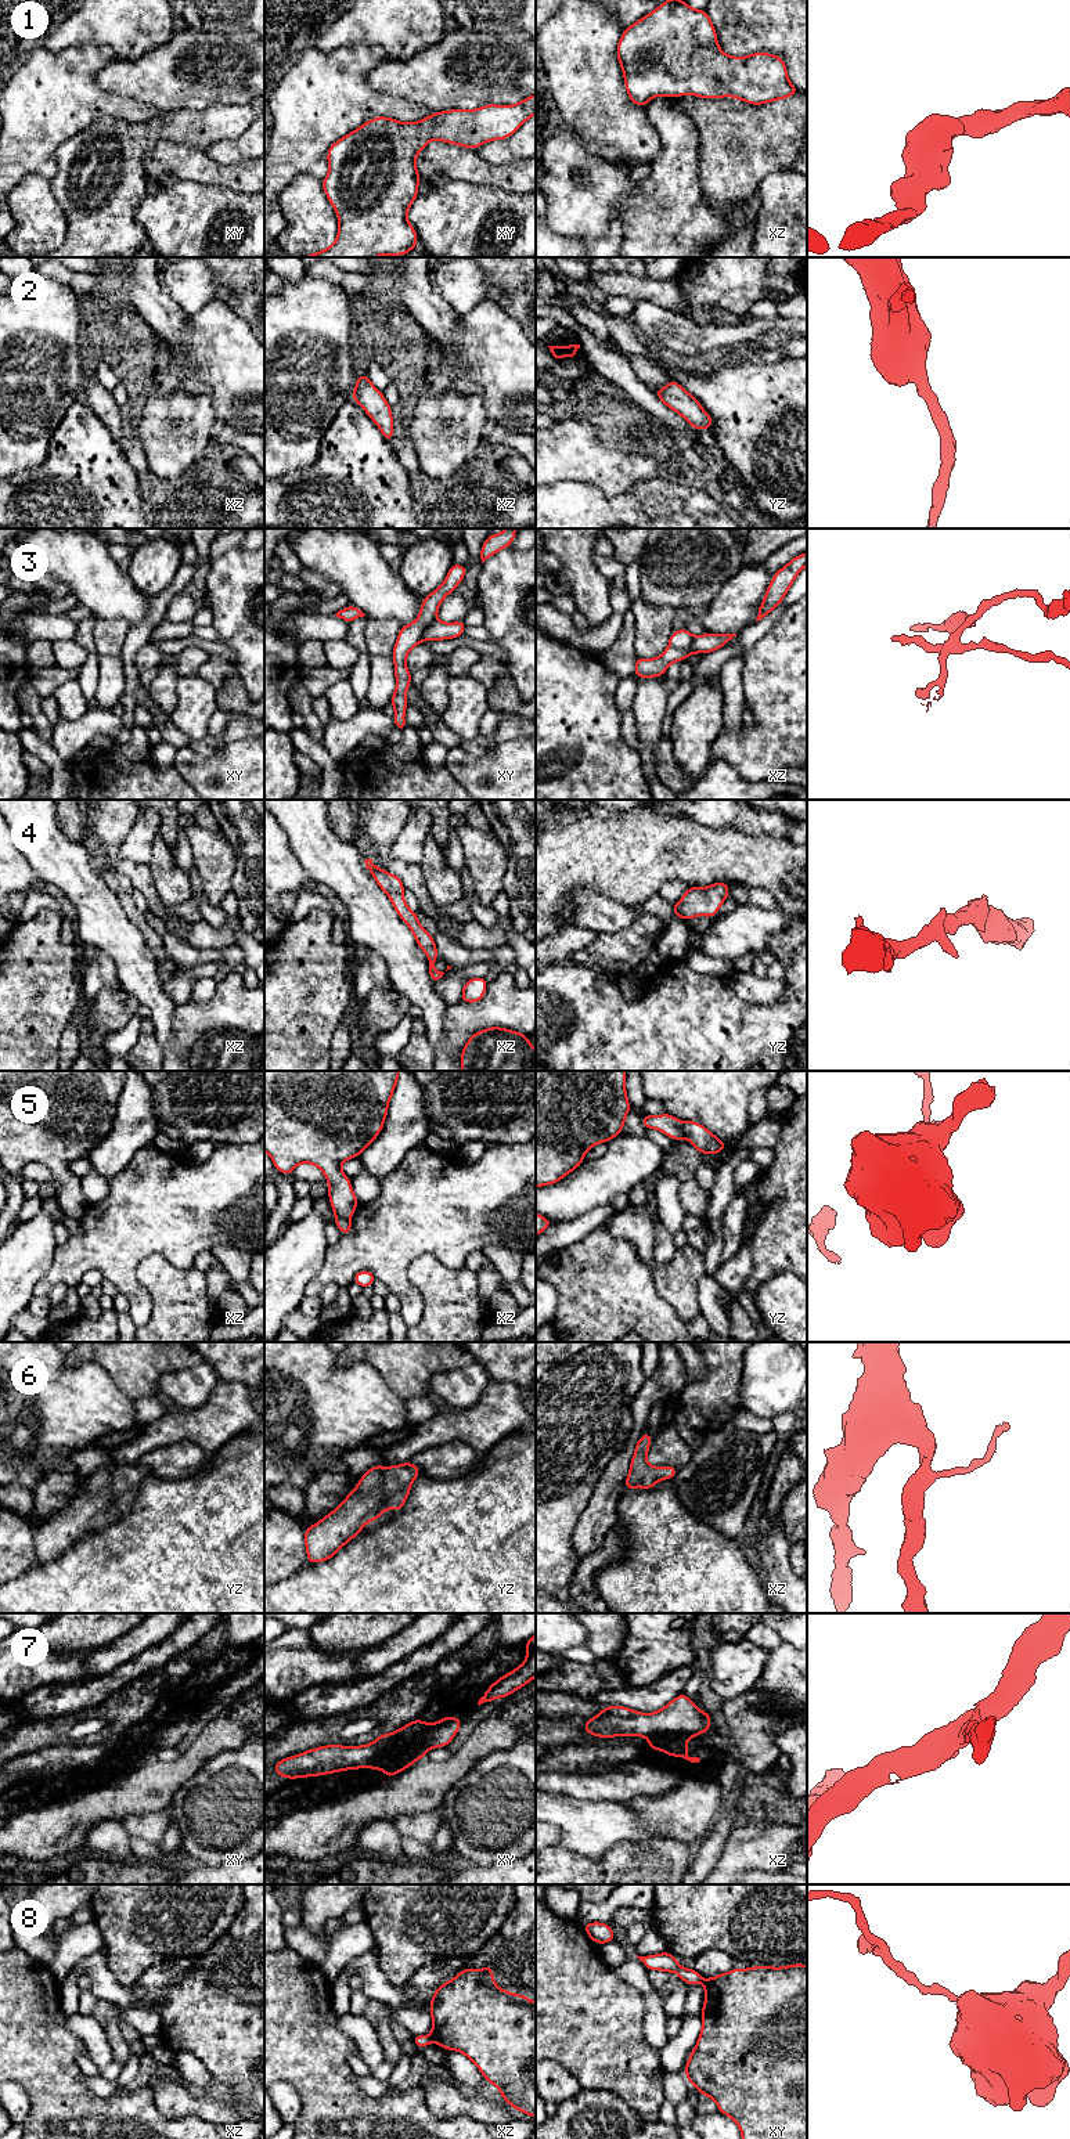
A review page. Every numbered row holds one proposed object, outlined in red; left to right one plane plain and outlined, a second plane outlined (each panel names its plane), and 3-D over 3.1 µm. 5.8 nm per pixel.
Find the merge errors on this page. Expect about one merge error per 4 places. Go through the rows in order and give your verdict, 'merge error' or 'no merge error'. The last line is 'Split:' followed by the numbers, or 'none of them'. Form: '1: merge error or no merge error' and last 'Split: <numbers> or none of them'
1: no merge error
2: no merge error
3: merge error
4: no merge error
5: merge error
6: no merge error
7: merge error
8: merge error
Split: 3, 5, 7, 8

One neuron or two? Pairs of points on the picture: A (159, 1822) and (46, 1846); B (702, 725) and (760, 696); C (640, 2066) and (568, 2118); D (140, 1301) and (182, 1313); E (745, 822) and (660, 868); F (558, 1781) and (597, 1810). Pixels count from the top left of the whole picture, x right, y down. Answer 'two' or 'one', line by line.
A: two
B: two
C: two
D: two
E: two
F: two

